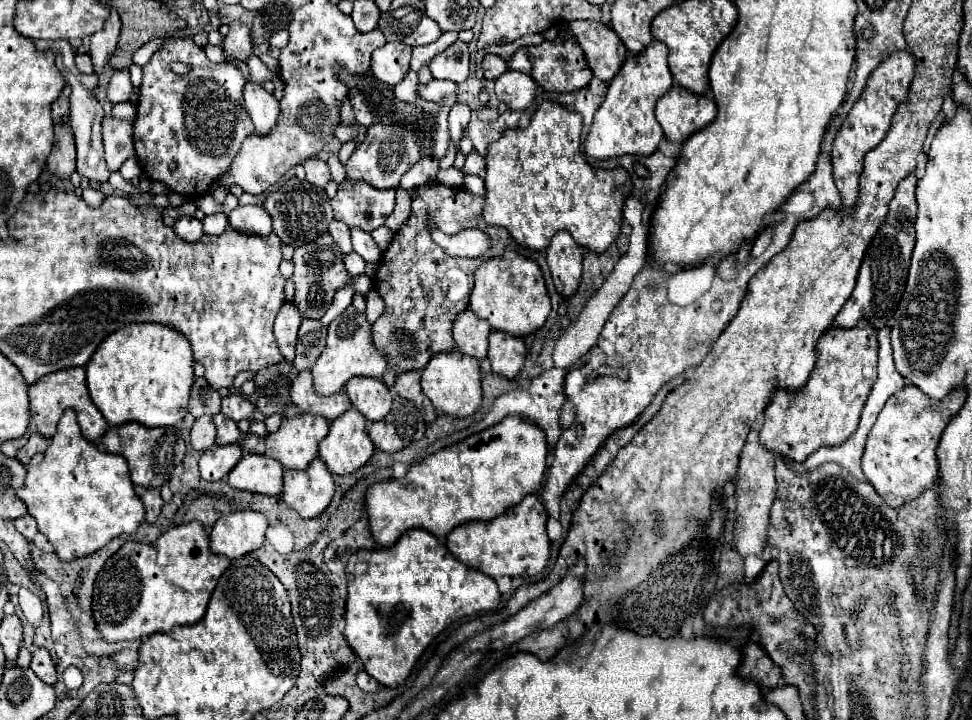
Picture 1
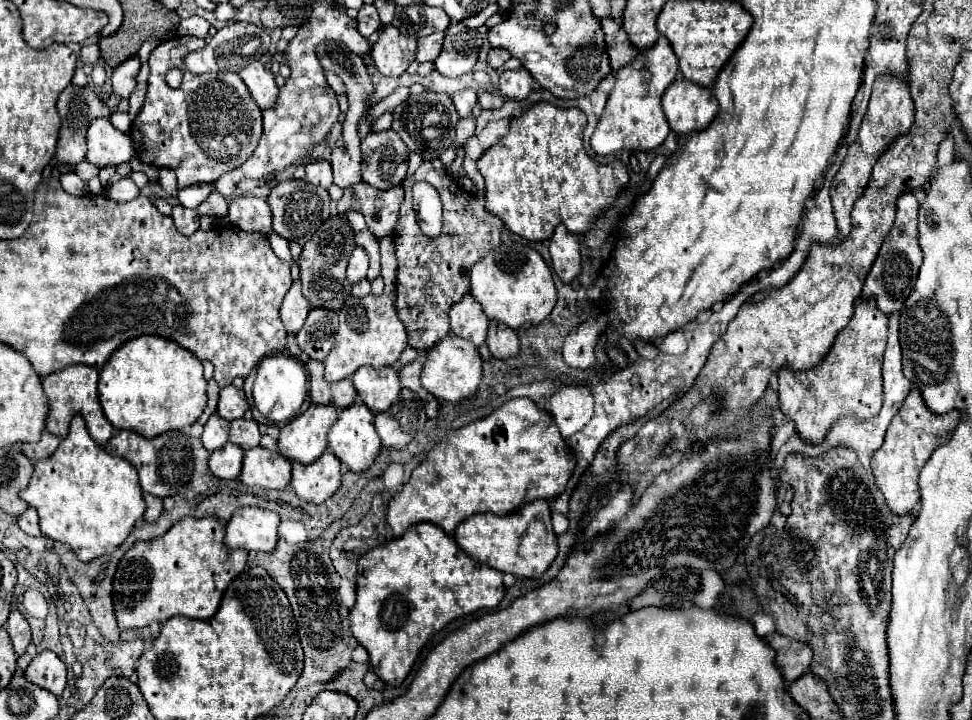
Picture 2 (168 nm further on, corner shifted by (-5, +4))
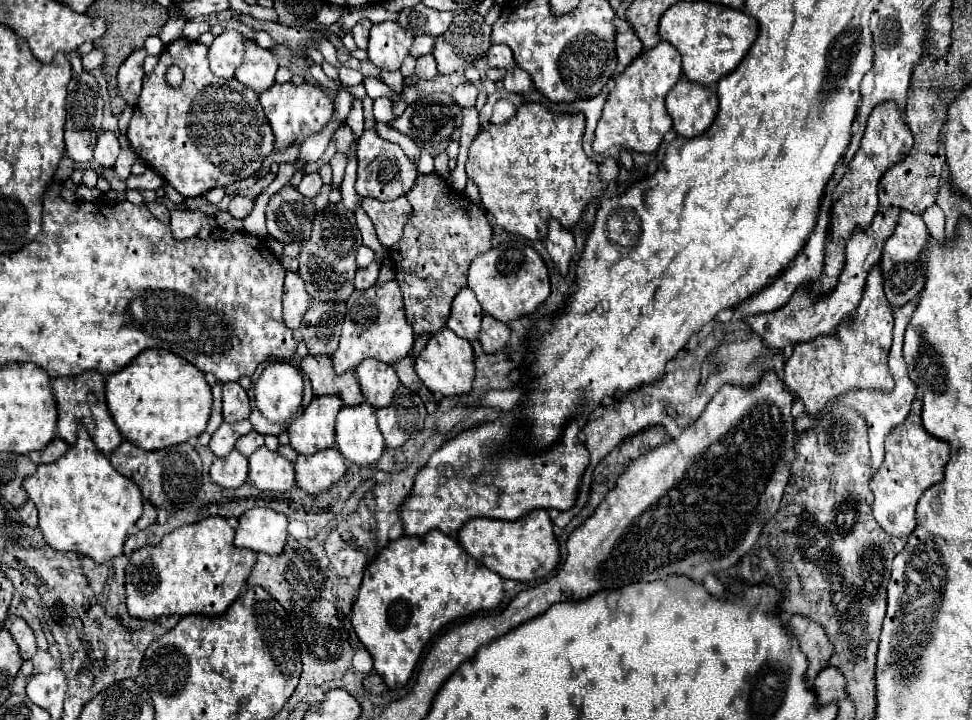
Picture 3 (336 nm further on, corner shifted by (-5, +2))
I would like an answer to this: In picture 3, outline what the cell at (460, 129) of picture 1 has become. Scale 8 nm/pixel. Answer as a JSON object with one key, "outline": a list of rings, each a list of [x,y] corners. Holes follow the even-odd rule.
{"outline":[[[459,85],[455,91],[453,91],[453,99],[457,101],[459,107],[475,107],[475,99],[477,99],[477,89],[473,85]]]}

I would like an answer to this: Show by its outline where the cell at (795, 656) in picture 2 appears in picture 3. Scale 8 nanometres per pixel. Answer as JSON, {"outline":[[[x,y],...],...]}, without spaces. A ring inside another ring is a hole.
{"outline":[[[793,615],[789,619],[789,631],[793,633],[793,637],[799,641],[801,651],[807,657],[807,685],[813,683],[813,679],[817,677],[817,673],[827,665],[829,657],[831,657],[831,645],[829,639],[825,637],[825,631],[821,629],[821,625],[809,621],[807,617],[801,615]]]}

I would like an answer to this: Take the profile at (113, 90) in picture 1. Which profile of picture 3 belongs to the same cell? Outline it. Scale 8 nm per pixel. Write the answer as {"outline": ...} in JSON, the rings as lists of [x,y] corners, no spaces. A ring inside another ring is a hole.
{"outline":[[[137,49],[137,53],[131,53],[125,59],[125,65],[121,65],[117,73],[117,83],[119,83],[119,93],[121,97],[129,103],[135,105],[137,97],[141,93],[141,83],[143,83],[143,59],[147,57],[145,49]]]}

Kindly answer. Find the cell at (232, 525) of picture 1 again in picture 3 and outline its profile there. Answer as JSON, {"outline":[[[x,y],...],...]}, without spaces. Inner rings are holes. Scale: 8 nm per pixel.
{"outline":[[[249,509],[239,517],[235,545],[251,551],[279,555],[287,539],[287,517],[269,509]]]}

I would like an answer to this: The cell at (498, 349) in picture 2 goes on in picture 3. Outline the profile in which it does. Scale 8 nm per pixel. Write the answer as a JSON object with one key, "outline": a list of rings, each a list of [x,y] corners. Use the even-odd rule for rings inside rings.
{"outline":[[[489,315],[483,317],[479,341],[481,341],[485,353],[501,351],[509,343],[509,337],[511,337],[511,329],[505,323],[501,323]]]}

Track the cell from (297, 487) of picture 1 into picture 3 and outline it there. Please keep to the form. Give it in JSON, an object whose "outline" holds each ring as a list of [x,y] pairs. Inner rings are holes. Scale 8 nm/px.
{"outline":[[[323,449],[315,455],[299,455],[295,461],[295,483],[305,493],[317,495],[331,489],[347,471],[347,461],[337,449]]]}

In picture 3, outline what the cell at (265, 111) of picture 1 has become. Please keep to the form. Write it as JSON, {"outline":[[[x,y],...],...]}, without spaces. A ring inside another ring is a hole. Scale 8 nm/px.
{"outline":[[[253,41],[247,43],[245,49],[245,63],[237,69],[235,79],[241,81],[245,87],[253,89],[257,95],[265,93],[275,83],[277,71],[277,57],[269,49],[261,49]]]}

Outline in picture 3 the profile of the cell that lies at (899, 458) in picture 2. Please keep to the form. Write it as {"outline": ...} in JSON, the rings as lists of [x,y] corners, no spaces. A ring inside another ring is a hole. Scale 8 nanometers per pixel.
{"outline":[[[915,399],[907,419],[901,425],[897,425],[893,429],[893,433],[889,433],[889,437],[885,437],[885,461],[871,479],[871,491],[875,495],[873,517],[889,535],[905,537],[915,529],[915,505],[917,505],[921,493],[925,489],[929,489],[929,485],[935,485],[937,481],[941,481],[943,467],[949,461],[949,449],[951,447],[949,447],[947,441],[941,441],[941,439],[937,439],[937,437],[933,437],[925,431],[923,423],[921,423],[921,401]]]}

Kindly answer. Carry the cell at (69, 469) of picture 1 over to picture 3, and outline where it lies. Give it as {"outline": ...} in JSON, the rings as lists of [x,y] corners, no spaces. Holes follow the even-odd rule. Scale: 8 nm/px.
{"outline":[[[83,425],[77,431],[77,443],[71,445],[67,453],[57,461],[39,465],[37,471],[23,481],[23,489],[39,509],[39,529],[45,541],[57,551],[75,551],[91,557],[95,563],[105,563],[123,551],[129,527],[133,527],[143,513],[143,497],[137,485],[111,467],[109,459],[93,445]]]}

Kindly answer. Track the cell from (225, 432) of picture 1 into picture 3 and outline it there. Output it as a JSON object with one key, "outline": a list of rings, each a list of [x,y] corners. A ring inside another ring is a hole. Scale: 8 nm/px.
{"outline":[[[249,431],[247,435],[243,435],[237,443],[235,443],[235,449],[241,451],[245,457],[249,457],[255,449],[259,449],[263,445],[263,435],[259,435],[257,431]]]}

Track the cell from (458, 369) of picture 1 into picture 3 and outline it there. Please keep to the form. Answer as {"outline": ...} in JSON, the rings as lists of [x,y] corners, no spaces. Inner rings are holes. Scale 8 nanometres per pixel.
{"outline":[[[443,327],[443,331],[435,333],[427,347],[419,353],[415,359],[415,371],[419,379],[425,383],[429,391],[439,391],[445,397],[457,397],[471,391],[473,377],[475,377],[475,355],[469,341],[457,337],[449,327]]]}

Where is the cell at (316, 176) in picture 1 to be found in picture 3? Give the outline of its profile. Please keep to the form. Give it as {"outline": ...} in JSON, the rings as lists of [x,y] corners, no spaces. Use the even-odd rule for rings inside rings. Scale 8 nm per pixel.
{"outline":[[[315,171],[315,173],[305,173],[303,175],[303,181],[299,183],[299,191],[305,195],[305,197],[315,197],[319,191],[321,191],[321,187],[323,187],[323,181],[321,181],[321,177],[319,177],[319,173]]]}

